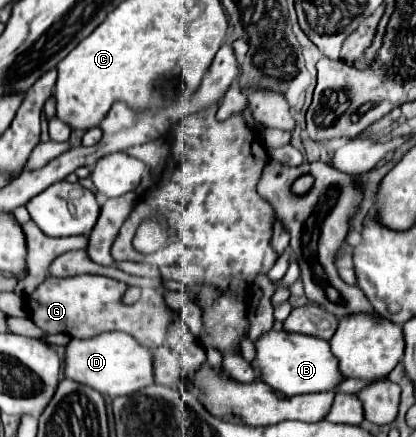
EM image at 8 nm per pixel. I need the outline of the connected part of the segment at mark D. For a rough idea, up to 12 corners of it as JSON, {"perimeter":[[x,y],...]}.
{"perimeter":[[121,331],[65,345],[65,377],[103,397],[153,383],[153,355]]}

